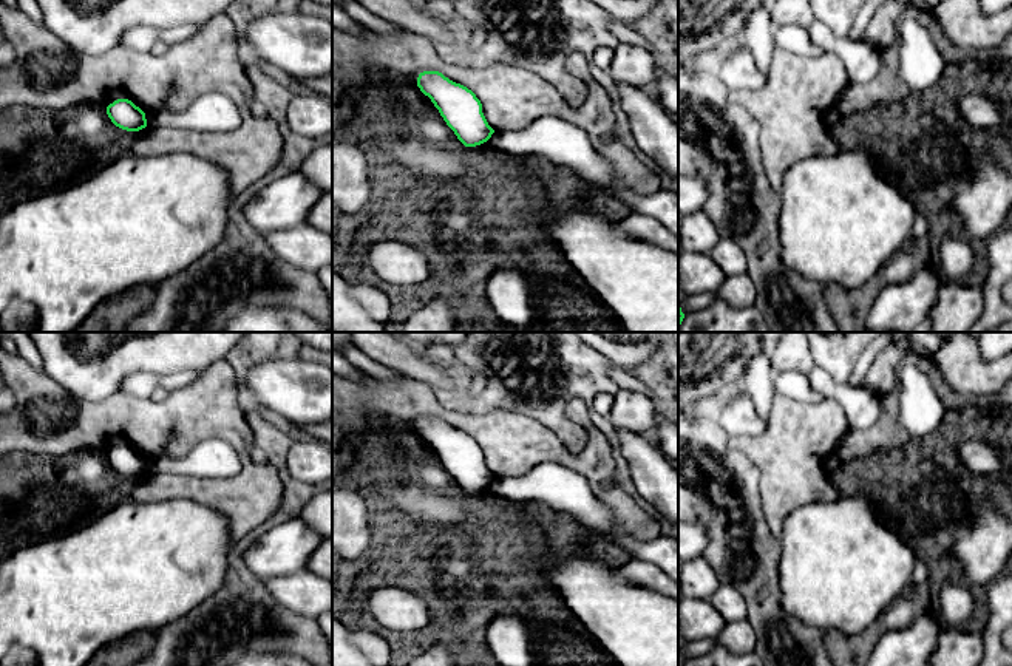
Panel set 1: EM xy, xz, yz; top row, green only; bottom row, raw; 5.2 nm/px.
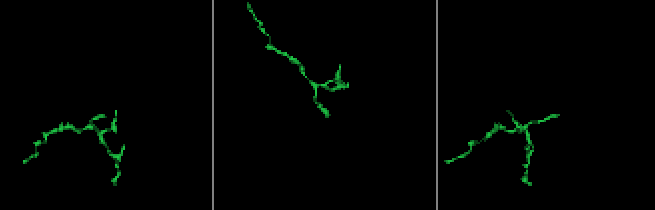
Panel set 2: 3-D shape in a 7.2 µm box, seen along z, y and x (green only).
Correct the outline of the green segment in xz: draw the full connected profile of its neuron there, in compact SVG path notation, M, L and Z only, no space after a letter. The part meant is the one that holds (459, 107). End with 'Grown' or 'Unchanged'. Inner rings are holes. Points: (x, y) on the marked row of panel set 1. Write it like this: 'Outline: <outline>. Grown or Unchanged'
Outline: M439 71L420 73L417 87L431 99L465 147L481 145L494 133L482 113L481 100L467 87L450 80Z. Unchanged

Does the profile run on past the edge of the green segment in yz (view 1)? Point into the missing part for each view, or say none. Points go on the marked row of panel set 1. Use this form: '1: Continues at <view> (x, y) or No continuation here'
1: No continuation here

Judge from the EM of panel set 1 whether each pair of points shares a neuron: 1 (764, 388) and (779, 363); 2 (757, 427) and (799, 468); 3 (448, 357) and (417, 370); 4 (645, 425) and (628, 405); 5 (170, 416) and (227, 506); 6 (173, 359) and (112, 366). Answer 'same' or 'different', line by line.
1: different
2: different
3: different
4: same
5: same
6: same

